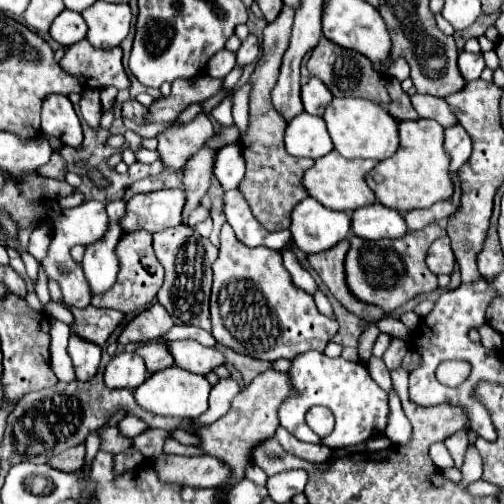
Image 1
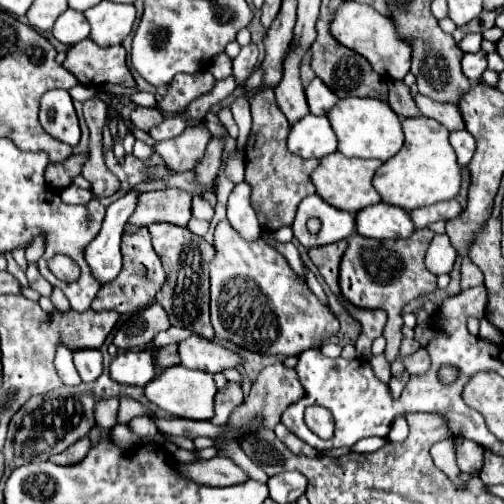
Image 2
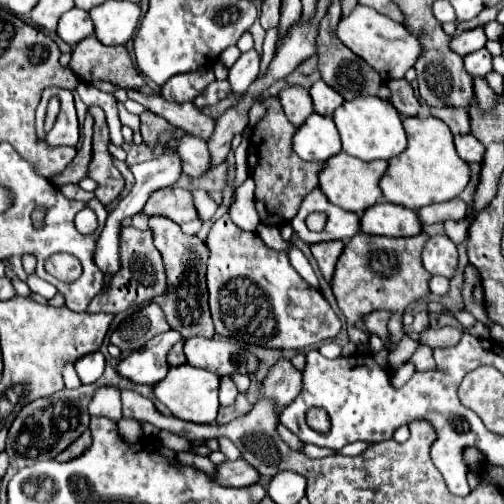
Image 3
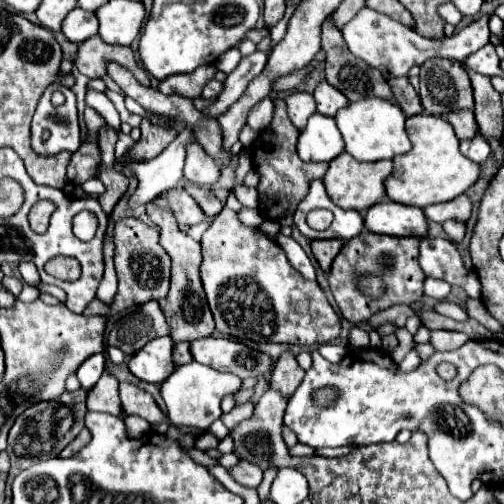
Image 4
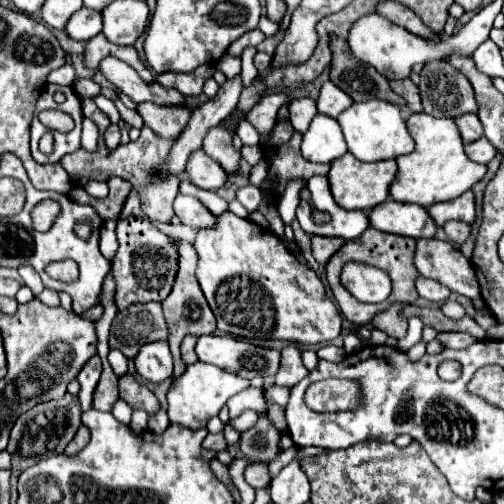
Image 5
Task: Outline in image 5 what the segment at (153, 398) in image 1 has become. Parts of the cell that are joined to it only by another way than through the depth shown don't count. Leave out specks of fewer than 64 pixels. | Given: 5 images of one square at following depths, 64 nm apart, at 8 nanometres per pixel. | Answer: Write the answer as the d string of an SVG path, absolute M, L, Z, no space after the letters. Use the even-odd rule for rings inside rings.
M196 362L192 366L186 368L186 372L174 380L170 392L168 392L168 416L170 422L176 424L184 424L188 428L204 428L206 422L212 416L218 416L218 412L222 410L222 406L228 402L230 396L242 392L244 388L248 388L250 382L240 378L238 374L226 372L214 364L206 364L206 362Z

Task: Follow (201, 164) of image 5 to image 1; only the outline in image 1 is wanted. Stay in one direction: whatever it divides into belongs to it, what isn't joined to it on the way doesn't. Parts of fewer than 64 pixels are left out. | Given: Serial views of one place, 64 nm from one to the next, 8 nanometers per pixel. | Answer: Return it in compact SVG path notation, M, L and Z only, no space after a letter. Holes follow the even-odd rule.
M206 114L196 116L196 120L184 124L184 128L170 128L158 136L158 154L164 166L172 170L182 170L186 162L214 136L212 122Z

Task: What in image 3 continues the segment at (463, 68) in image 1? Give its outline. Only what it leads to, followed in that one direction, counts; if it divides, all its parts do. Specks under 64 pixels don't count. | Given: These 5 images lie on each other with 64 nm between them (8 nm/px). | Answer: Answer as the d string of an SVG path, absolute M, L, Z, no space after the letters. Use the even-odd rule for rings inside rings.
M482 48L482 50L474 52L474 54L468 54L464 58L464 68L472 76L486 76L488 72L494 70L492 68L492 54L486 48Z

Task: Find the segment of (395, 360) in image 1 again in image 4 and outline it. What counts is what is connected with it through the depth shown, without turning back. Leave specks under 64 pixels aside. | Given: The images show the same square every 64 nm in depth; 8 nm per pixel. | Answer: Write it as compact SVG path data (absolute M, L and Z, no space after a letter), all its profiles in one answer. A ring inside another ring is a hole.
M362 232L360 236L344 244L336 260L332 262L328 282L330 282L334 300L348 322L358 324L358 322L370 320L372 314L386 310L394 304L412 304L422 298L422 282L426 276L424 272L420 272L418 244L420 244L420 238L398 238L398 236L384 236L374 232ZM354 274L378 274L386 282L386 294L378 300L362 296L352 284Z

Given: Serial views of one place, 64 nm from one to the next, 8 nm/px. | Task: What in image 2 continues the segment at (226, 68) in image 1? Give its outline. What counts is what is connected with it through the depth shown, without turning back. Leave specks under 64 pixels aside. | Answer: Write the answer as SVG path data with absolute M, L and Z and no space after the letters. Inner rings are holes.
M220 54L220 56L216 56L216 60L212 60L210 72L214 74L216 80L224 80L224 78L228 78L232 74L232 62L228 60L228 56Z

